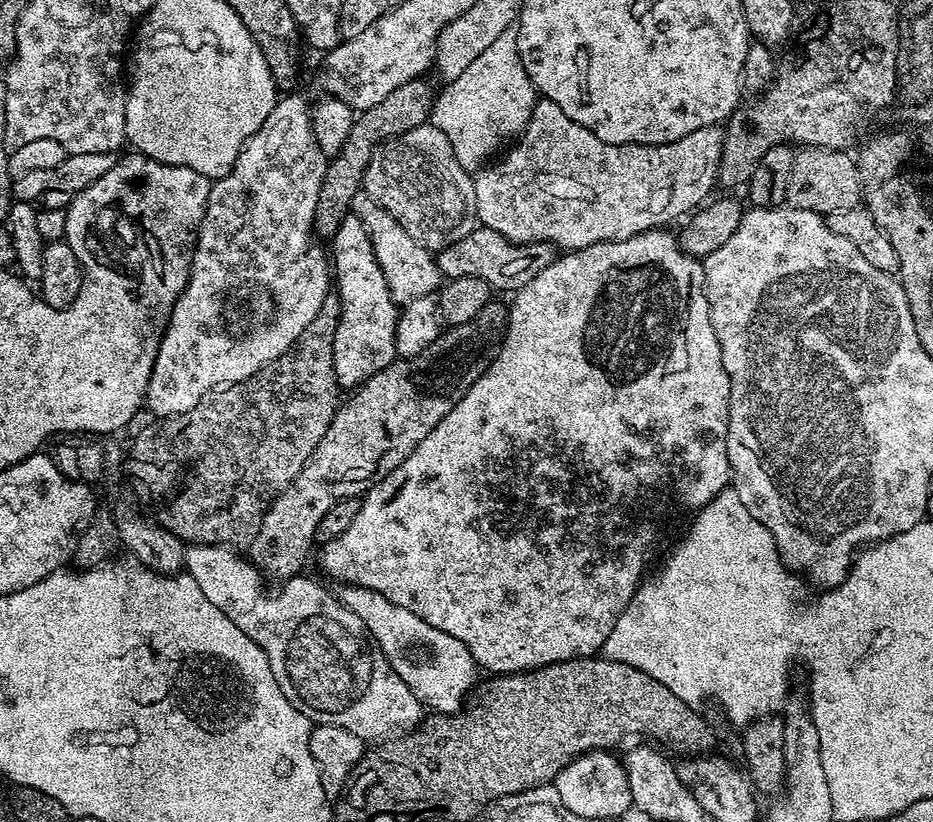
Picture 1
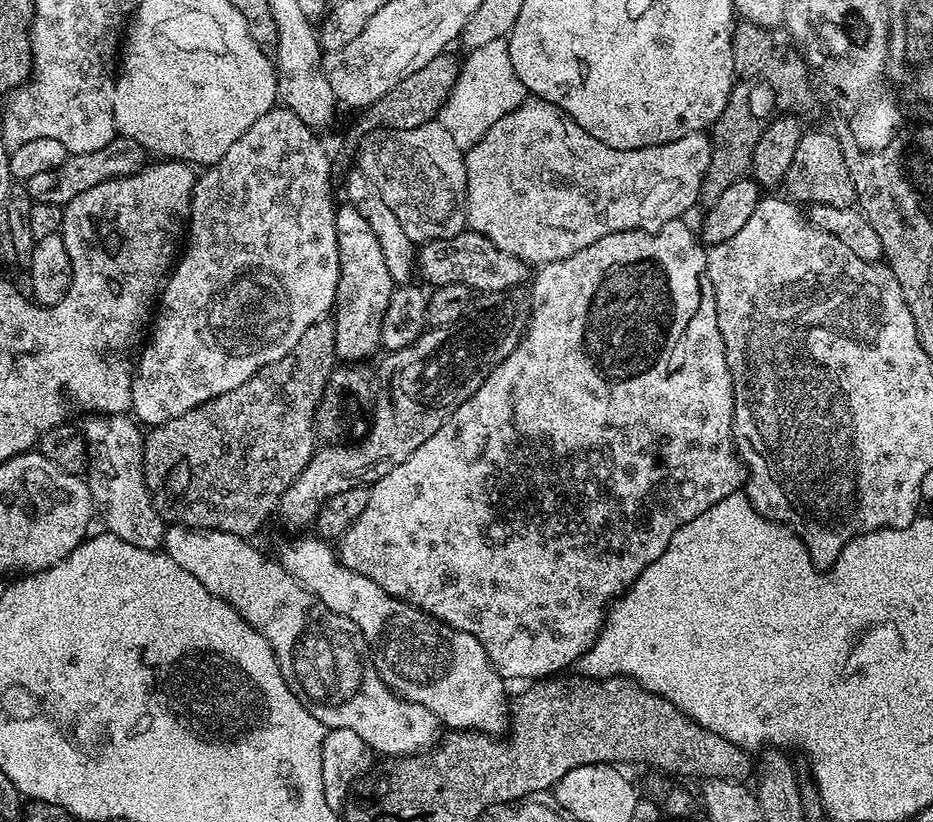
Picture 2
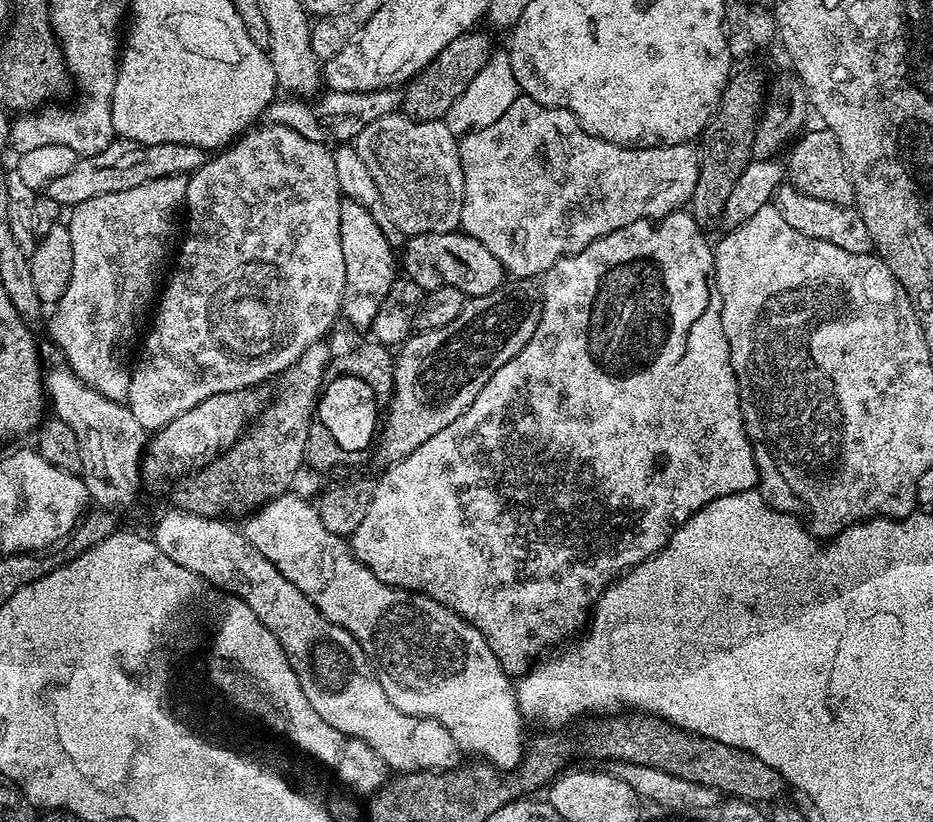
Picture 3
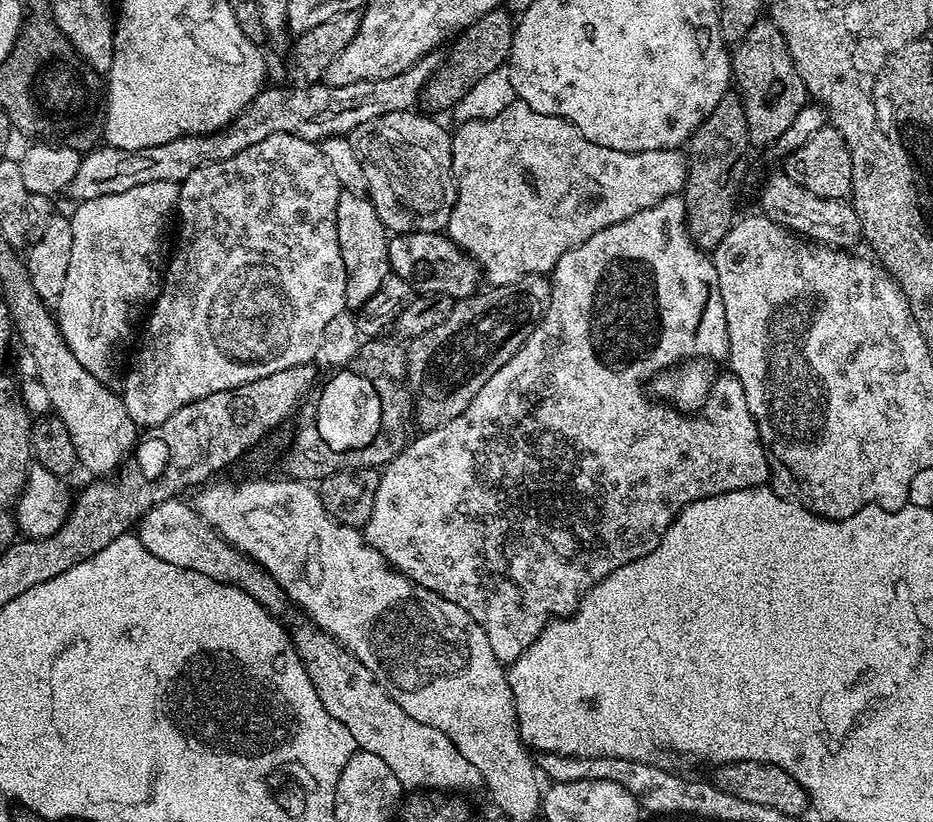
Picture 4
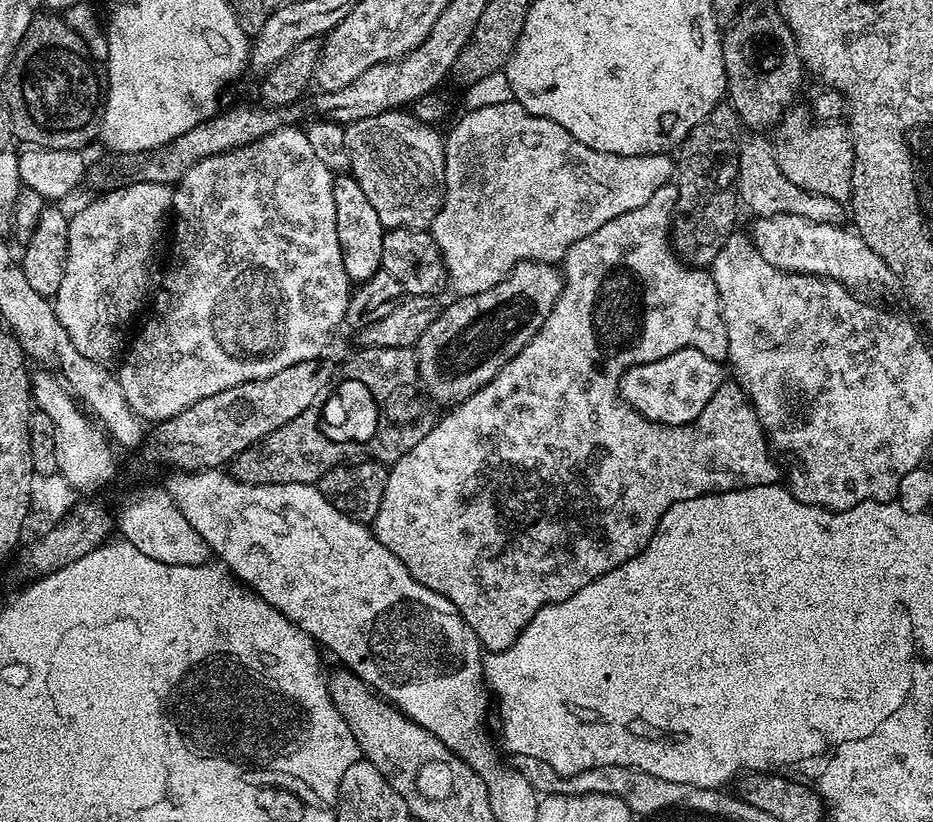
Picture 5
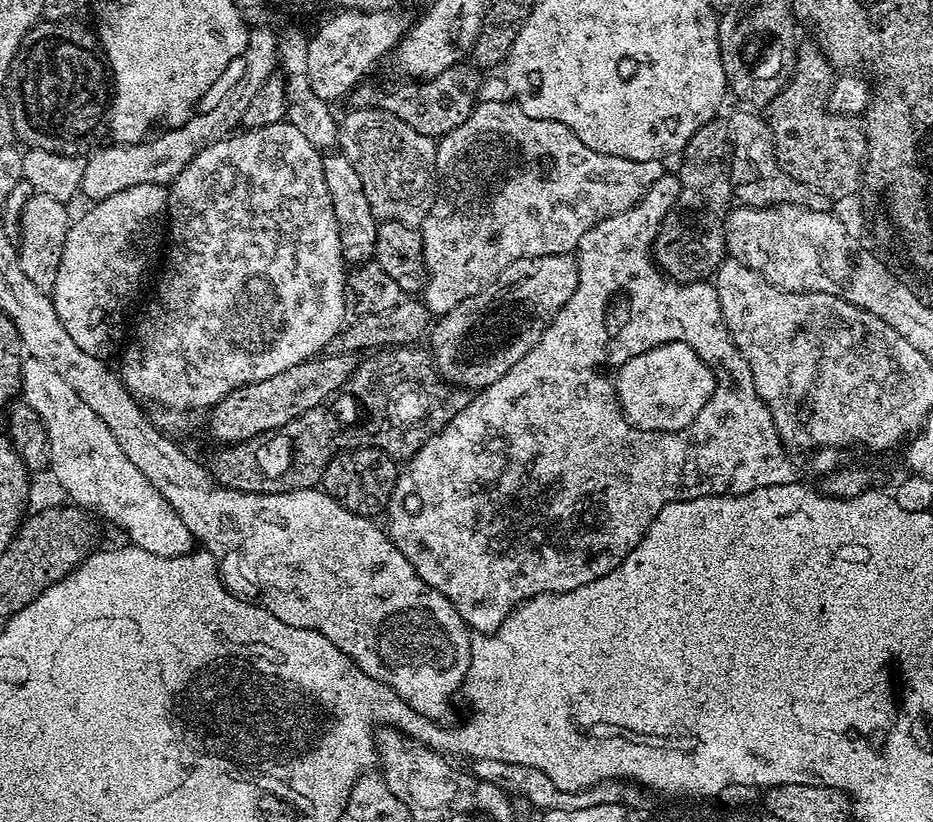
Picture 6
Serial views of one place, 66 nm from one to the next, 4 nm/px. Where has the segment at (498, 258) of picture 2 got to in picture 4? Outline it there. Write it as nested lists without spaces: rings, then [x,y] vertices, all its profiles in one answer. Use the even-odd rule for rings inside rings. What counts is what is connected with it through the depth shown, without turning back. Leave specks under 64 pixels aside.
[[[406,232],[393,235],[388,242],[388,267],[391,275],[402,278],[416,294],[441,292],[453,298],[463,298],[475,296],[482,284],[479,264],[444,232]]]

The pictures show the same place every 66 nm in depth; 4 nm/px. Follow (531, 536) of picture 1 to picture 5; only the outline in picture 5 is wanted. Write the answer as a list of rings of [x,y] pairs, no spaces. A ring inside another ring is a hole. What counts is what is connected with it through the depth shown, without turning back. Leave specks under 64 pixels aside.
[[[669,182],[666,186],[658,186],[658,190],[654,190],[654,194],[650,197],[650,202],[646,202],[646,206],[638,206],[638,210],[630,210],[627,214],[618,214],[618,218],[614,218],[611,222],[606,222],[606,226],[594,230],[594,234],[590,234],[586,238],[574,242],[574,246],[570,246],[570,250],[564,255],[562,261],[564,289],[558,298],[558,302],[554,302],[554,310],[550,310],[550,314],[540,328],[540,332],[534,334],[532,341],[530,341],[513,360],[506,362],[506,366],[502,366],[502,370],[498,370],[498,374],[493,380],[486,382],[486,386],[482,386],[482,390],[478,390],[470,398],[466,398],[462,401],[461,404],[455,405],[453,413],[449,416],[448,420],[442,423],[442,425],[439,425],[438,429],[432,429],[430,434],[426,434],[426,438],[422,438],[422,442],[418,442],[418,446],[414,446],[414,450],[402,454],[402,458],[399,458],[396,464],[388,469],[386,494],[382,494],[382,506],[378,506],[378,514],[374,521],[374,531],[378,542],[382,542],[382,546],[386,546],[386,550],[390,550],[390,554],[394,554],[394,558],[398,558],[398,562],[402,562],[402,566],[406,566],[406,570],[410,570],[412,577],[418,582],[422,582],[422,586],[426,586],[430,590],[442,594],[442,598],[454,602],[454,606],[460,611],[462,618],[466,618],[466,622],[474,630],[474,634],[480,639],[481,645],[483,645],[489,653],[507,652],[508,647],[518,638],[520,631],[532,621],[534,614],[538,614],[538,610],[542,610],[548,604],[562,602],[566,598],[578,594],[578,590],[582,590],[582,586],[590,586],[590,582],[594,582],[602,574],[606,574],[618,566],[627,564],[630,558],[637,556],[641,550],[647,546],[648,539],[654,534],[654,530],[660,521],[660,513],[666,511],[674,502],[678,502],[679,500],[693,500],[699,496],[706,496],[710,492],[731,492],[734,488],[753,488],[754,486],[762,486],[763,484],[775,484],[781,479],[781,465],[777,463],[773,453],[770,451],[768,437],[764,435],[764,427],[760,425],[760,419],[758,419],[756,412],[752,408],[752,401],[749,400],[746,393],[744,393],[744,389],[741,388],[739,384],[735,382],[725,382],[717,393],[714,394],[706,408],[702,410],[700,416],[691,424],[684,425],[658,424],[654,421],[647,420],[646,417],[640,416],[631,405],[625,403],[621,396],[620,380],[623,378],[624,372],[627,371],[628,368],[634,367],[635,364],[648,363],[651,360],[674,354],[675,351],[682,350],[683,348],[697,348],[705,352],[708,356],[713,357],[717,354],[727,353],[728,350],[728,331],[722,318],[720,295],[714,286],[714,278],[712,277],[711,271],[705,270],[700,266],[689,266],[685,264],[684,261],[676,255],[673,249],[670,239],[670,229],[672,226],[672,211],[677,202],[678,190],[676,189],[675,183]]]

